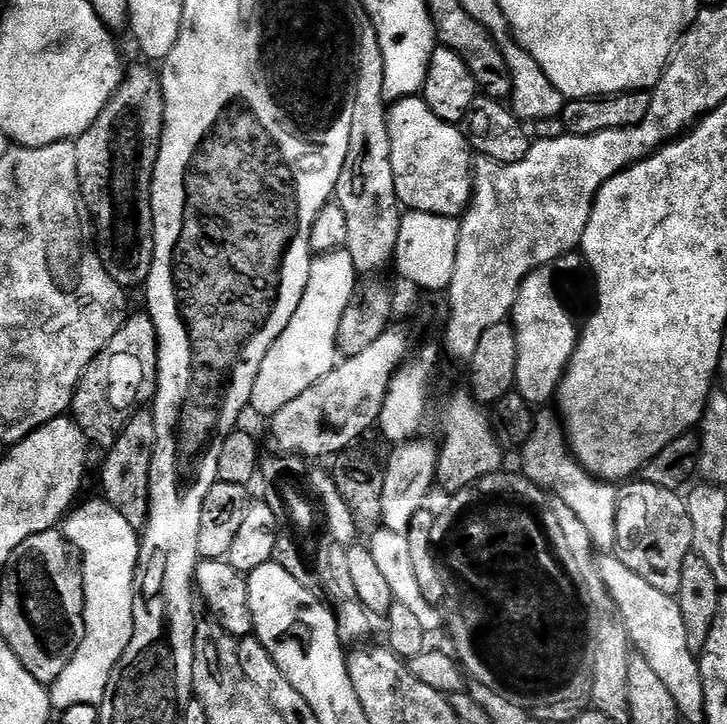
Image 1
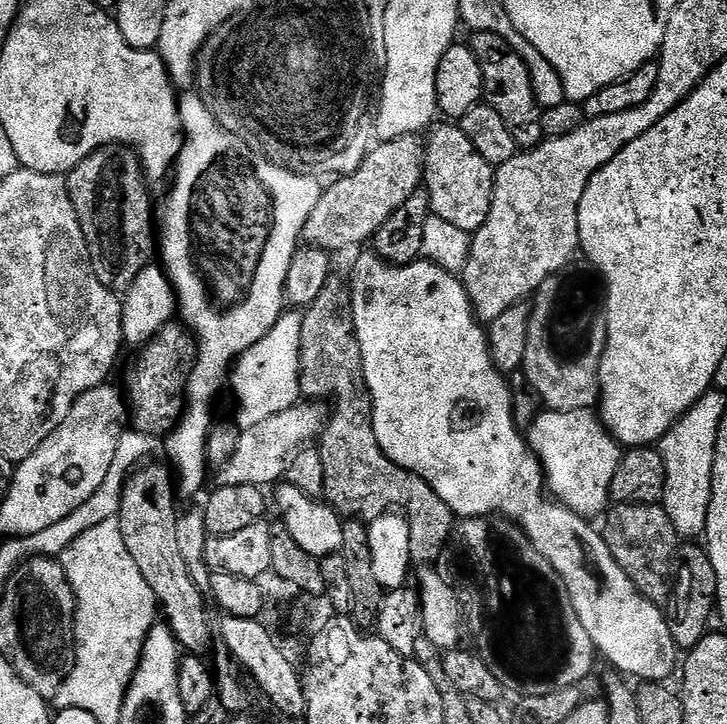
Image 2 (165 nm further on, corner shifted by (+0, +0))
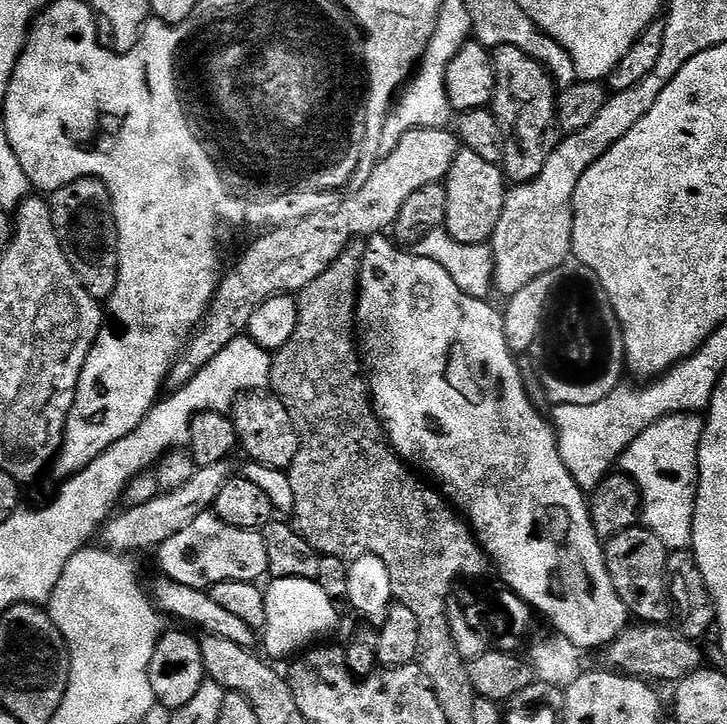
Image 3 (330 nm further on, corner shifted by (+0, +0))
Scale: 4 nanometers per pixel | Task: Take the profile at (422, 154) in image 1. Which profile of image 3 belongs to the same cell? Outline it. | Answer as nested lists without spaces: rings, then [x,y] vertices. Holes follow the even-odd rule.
[[[461,150],[456,155],[454,166],[450,166],[446,187],[448,189],[447,232],[463,244],[488,244],[498,226],[498,220],[502,218],[504,199],[510,191],[501,165],[486,162],[482,154]]]

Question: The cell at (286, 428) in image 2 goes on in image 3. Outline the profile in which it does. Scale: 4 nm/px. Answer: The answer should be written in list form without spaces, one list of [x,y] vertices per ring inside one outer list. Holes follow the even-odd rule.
[[[224,461],[199,468],[184,486],[165,491],[145,504],[125,507],[125,512],[117,511],[102,529],[103,543],[121,554],[133,554],[132,552],[140,552],[143,548],[155,549],[166,542],[166,538],[174,538],[178,530],[190,526],[198,514],[209,511],[215,505],[222,486],[231,479],[230,465],[229,461]]]

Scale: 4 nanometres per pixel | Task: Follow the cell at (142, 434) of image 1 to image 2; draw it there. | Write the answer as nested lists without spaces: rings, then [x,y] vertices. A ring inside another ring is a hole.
[[[152,463],[137,467],[124,484],[118,517],[120,529],[126,538],[126,550],[130,550],[130,558],[134,558],[138,570],[142,570],[146,586],[154,590],[163,619],[176,636],[181,649],[194,656],[204,656],[212,644],[214,622],[212,626],[208,608],[204,605],[206,596],[199,592],[198,586],[190,578],[178,547],[178,488],[169,469],[167,472],[162,465]]]

